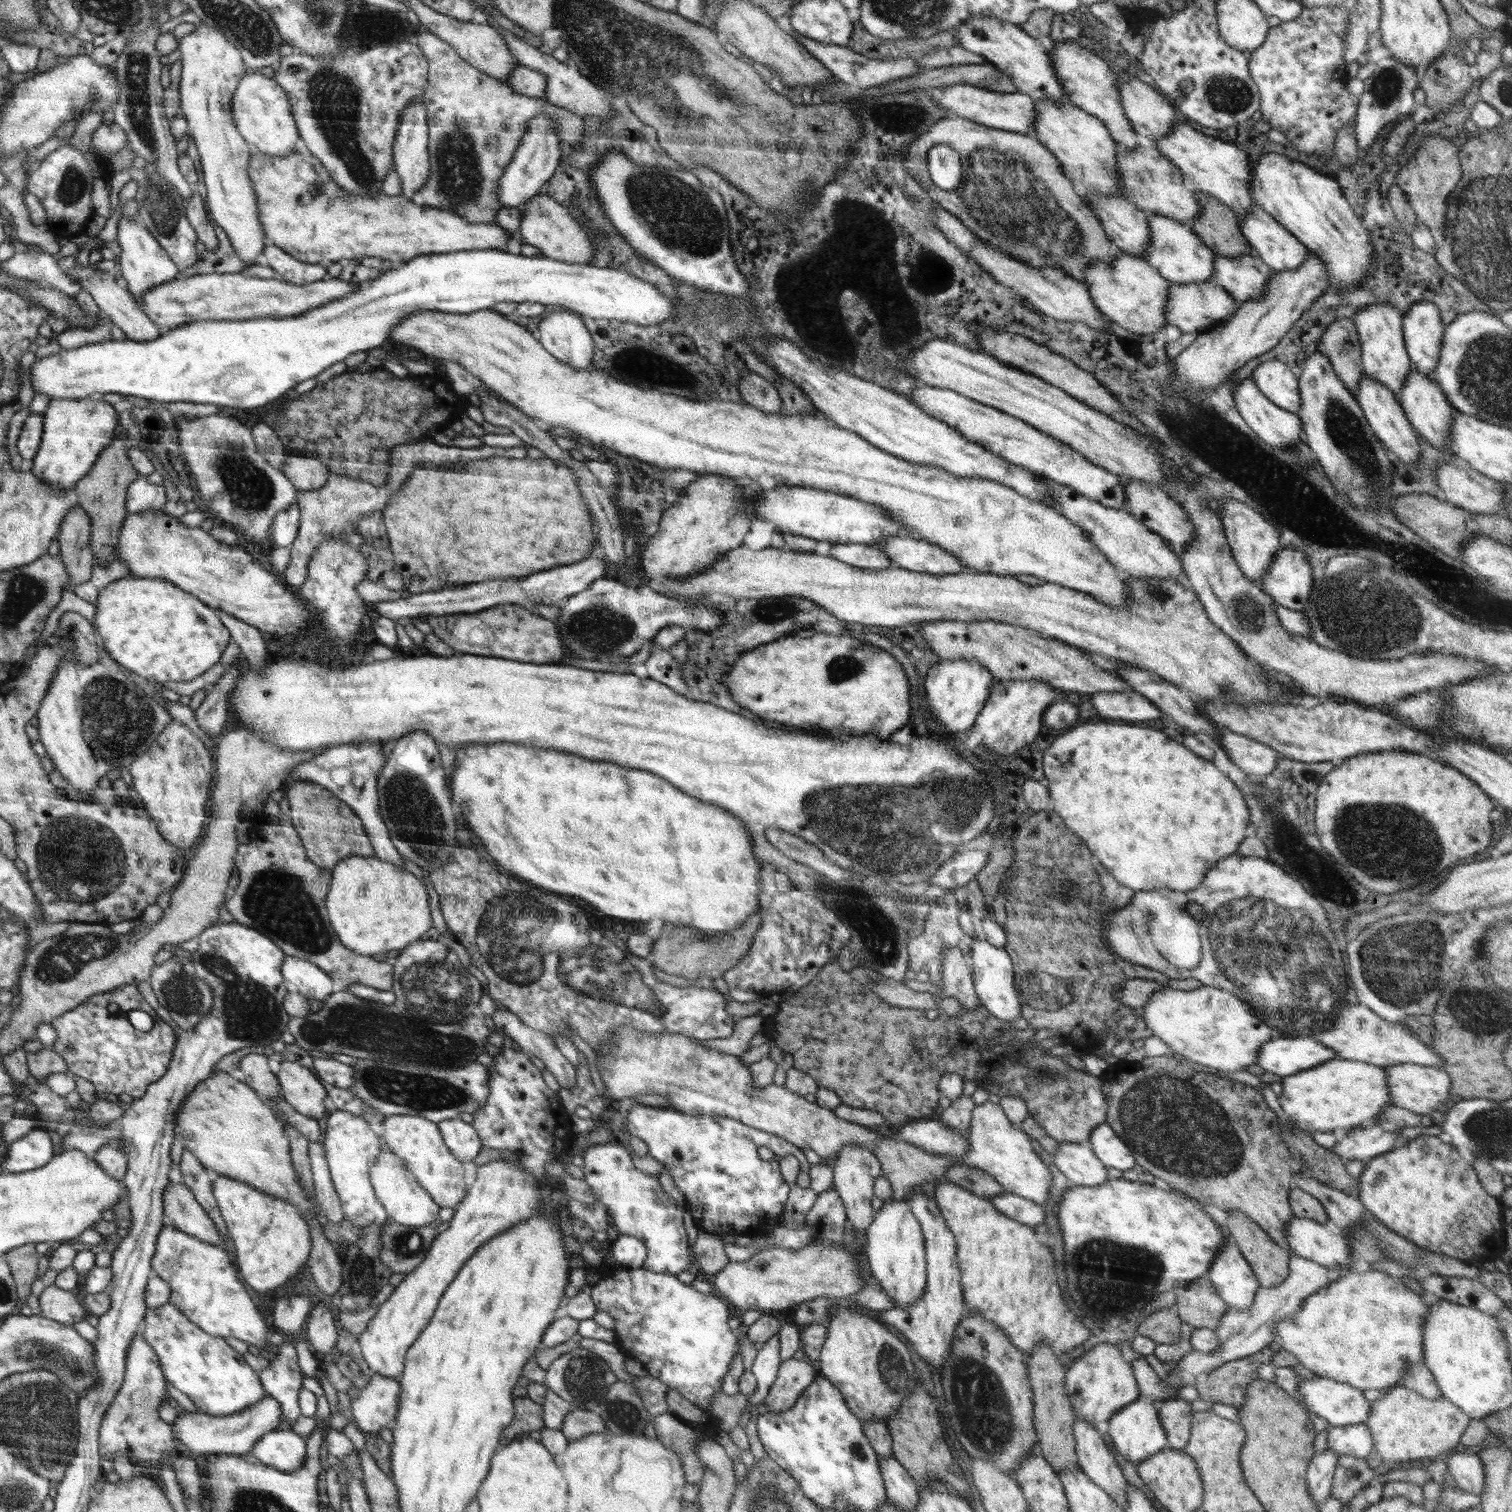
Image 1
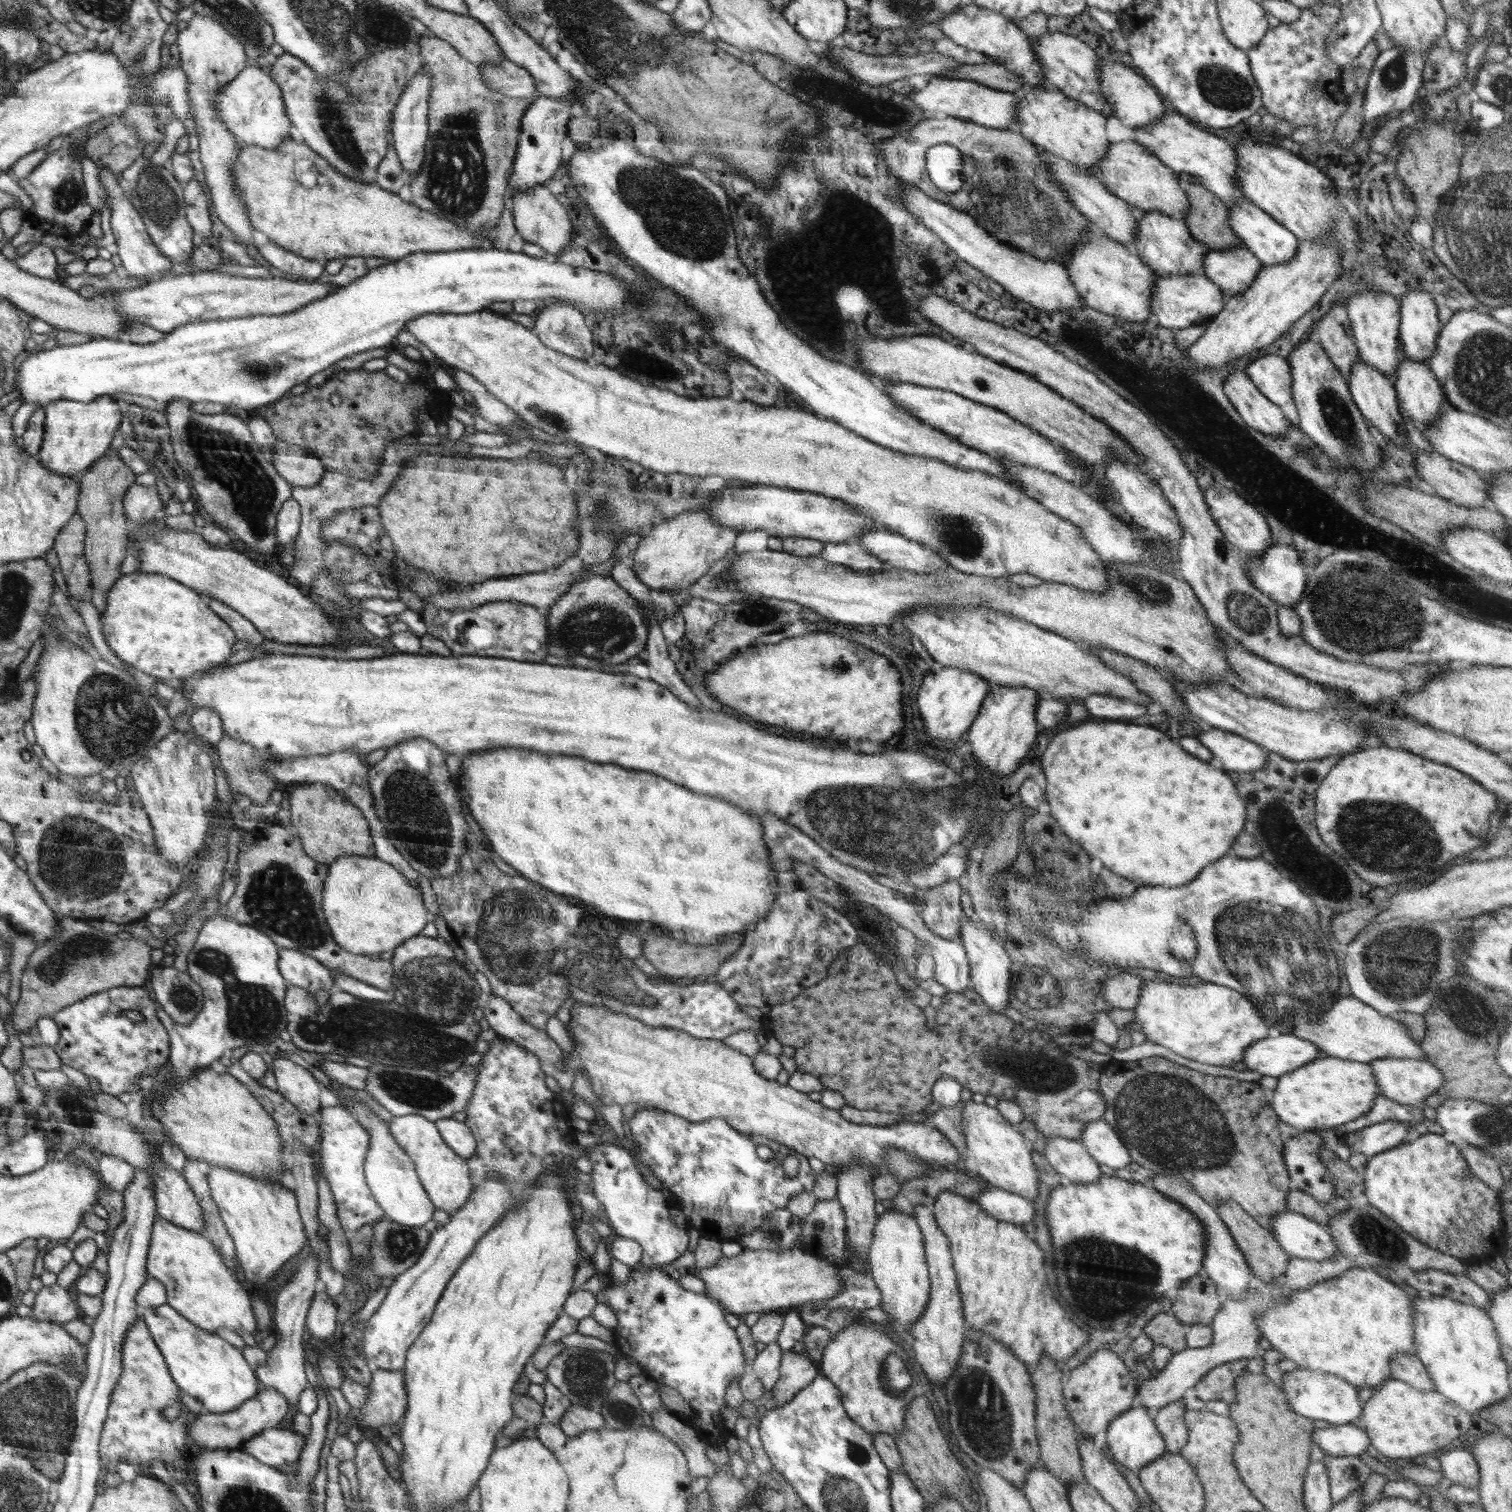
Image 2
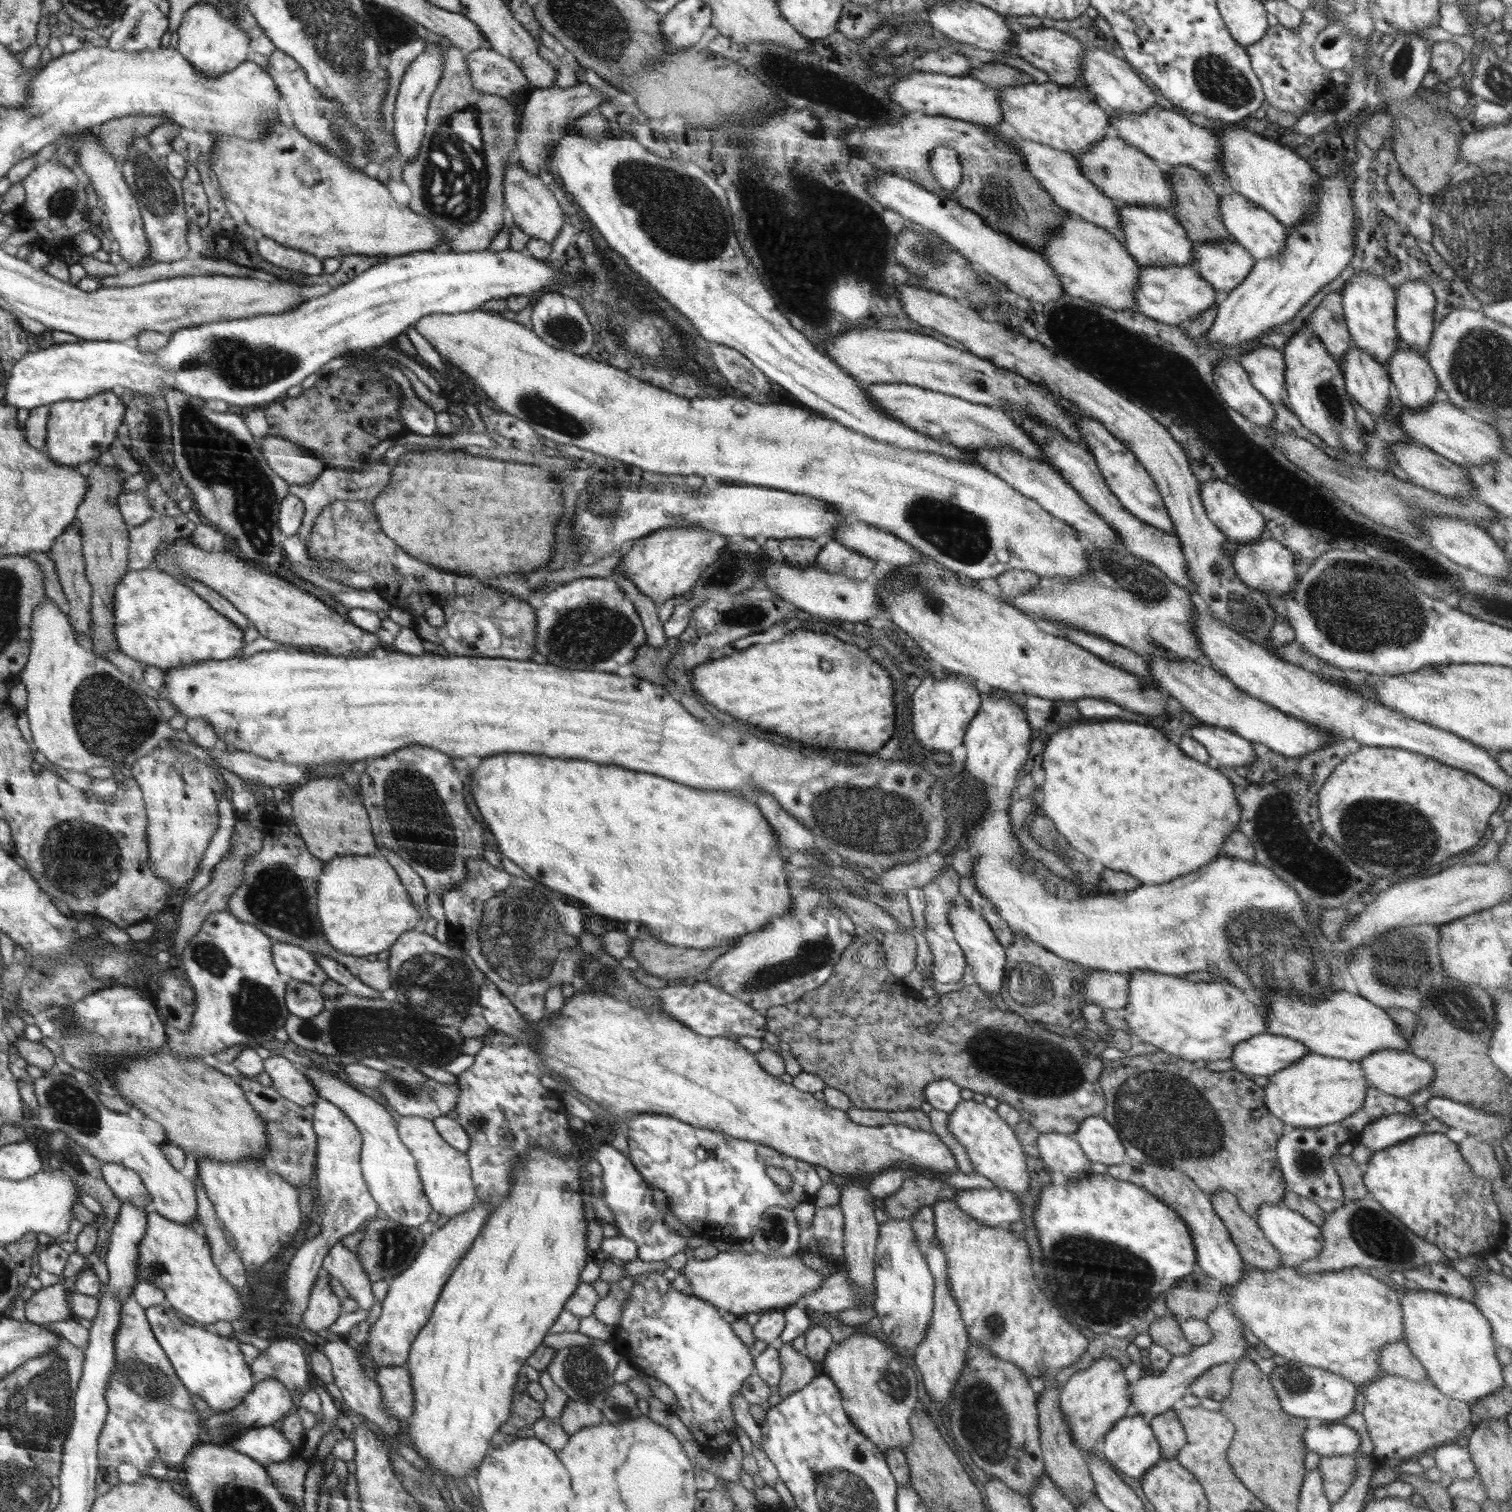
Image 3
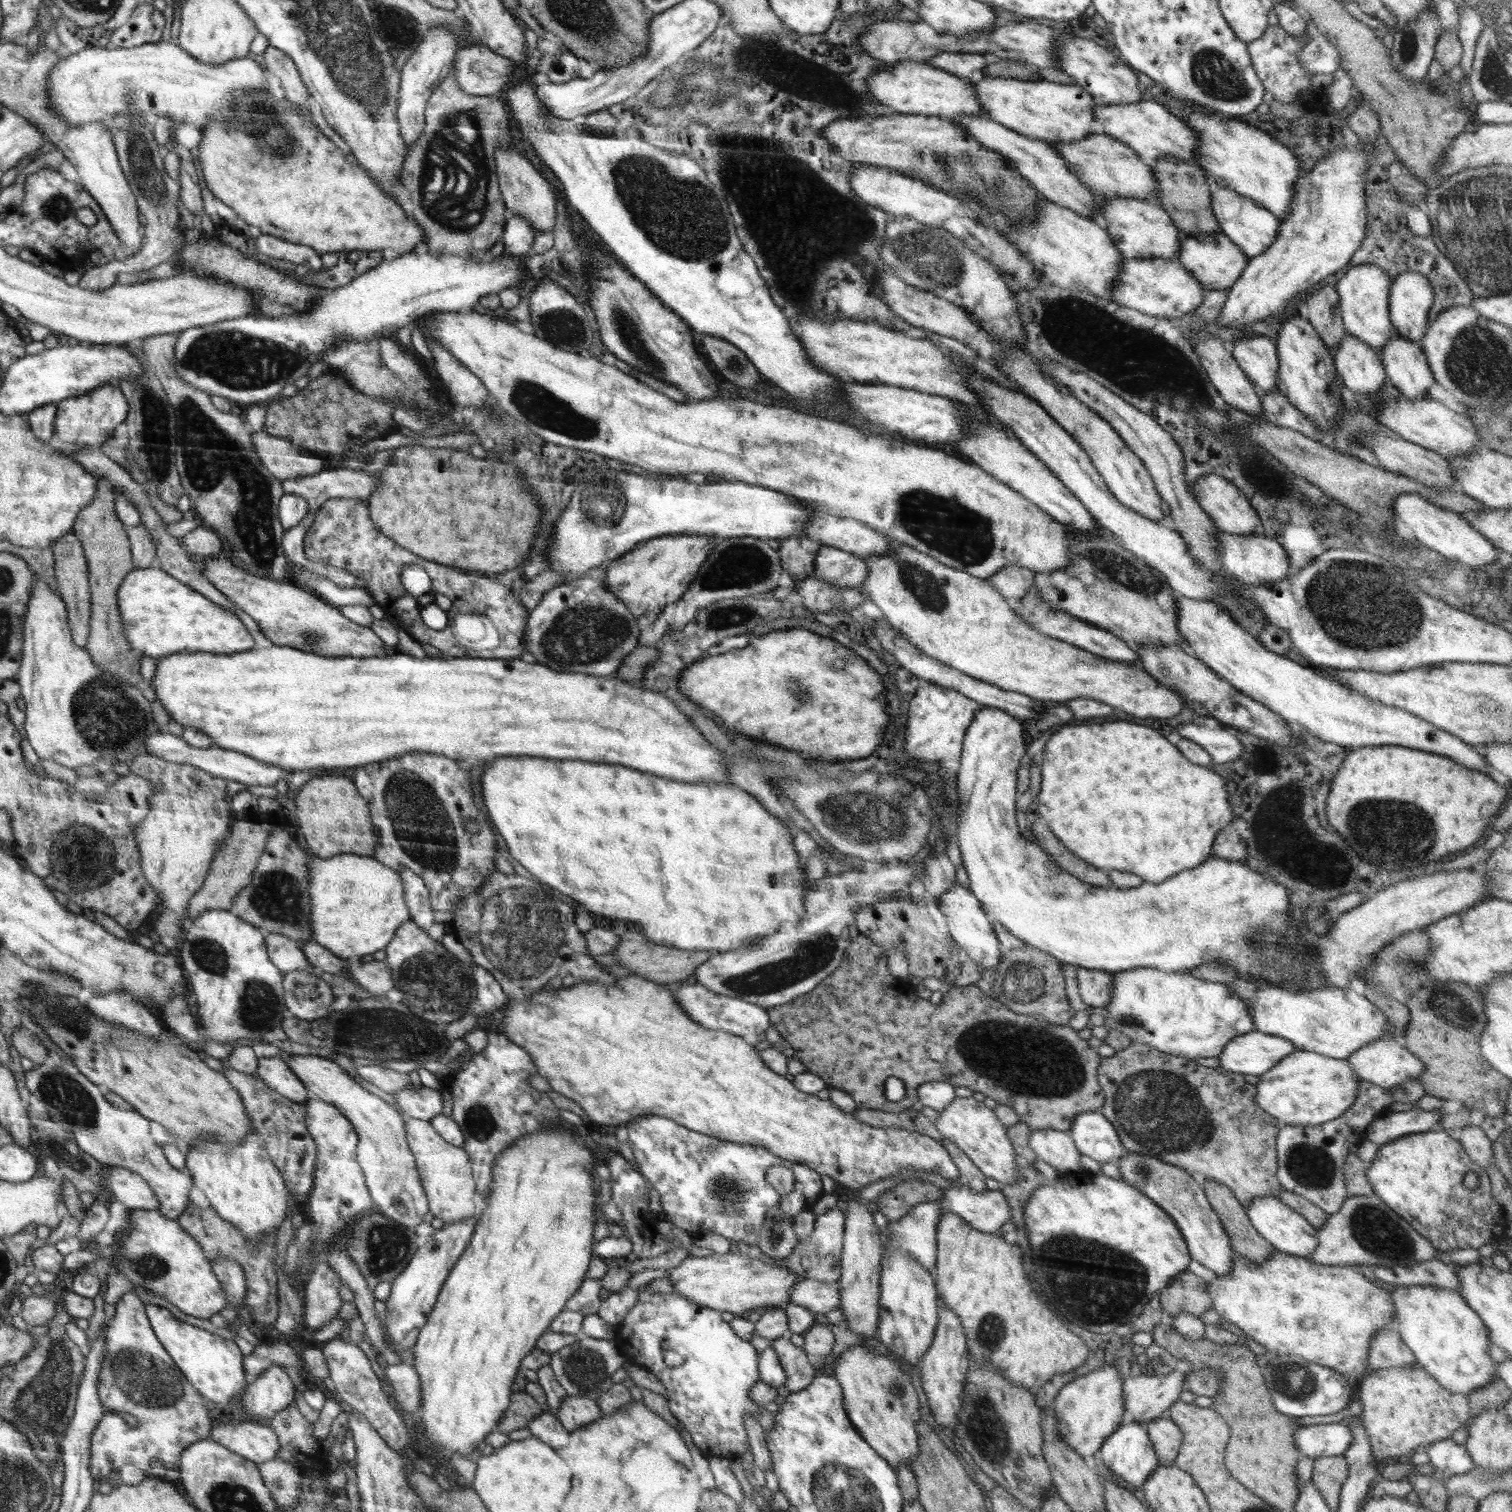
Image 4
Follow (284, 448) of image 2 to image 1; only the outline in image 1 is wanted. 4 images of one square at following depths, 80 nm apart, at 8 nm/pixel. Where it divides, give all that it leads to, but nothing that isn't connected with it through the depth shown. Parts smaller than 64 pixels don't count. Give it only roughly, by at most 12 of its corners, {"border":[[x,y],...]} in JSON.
{"border":[[286,456],[281,472],[300,492],[324,486],[315,456]]}

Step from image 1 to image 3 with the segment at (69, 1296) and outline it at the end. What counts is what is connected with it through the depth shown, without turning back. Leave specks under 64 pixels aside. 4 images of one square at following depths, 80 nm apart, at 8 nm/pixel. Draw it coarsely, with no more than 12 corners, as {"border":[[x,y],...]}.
{"border":[[60,1283],[42,1287],[25,1302],[28,1322],[75,1318]]}

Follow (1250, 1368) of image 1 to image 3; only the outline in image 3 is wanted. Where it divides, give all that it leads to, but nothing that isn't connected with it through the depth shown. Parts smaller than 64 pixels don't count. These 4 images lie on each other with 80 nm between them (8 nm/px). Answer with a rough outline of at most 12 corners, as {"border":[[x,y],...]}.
{"border":[[1237,1361],[1210,1367],[1185,1394],[1222,1401],[1231,1389]]}

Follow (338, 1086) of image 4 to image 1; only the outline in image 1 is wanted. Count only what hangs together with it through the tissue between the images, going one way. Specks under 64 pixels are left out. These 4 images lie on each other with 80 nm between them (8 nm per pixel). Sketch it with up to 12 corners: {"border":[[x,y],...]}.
{"border":[[383,1142],[370,1182],[390,1221],[429,1225],[437,1202]]}

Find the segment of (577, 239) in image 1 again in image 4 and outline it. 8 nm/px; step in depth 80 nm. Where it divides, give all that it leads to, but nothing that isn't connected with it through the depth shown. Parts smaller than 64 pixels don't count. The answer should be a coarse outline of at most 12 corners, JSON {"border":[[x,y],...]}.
{"border":[[496,150],[505,205],[553,232],[550,184],[518,150]]}

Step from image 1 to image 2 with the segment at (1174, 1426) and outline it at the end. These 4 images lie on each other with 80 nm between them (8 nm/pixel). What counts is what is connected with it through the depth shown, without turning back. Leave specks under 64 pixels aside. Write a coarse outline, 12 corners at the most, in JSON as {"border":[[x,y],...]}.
{"border":[[1183,1399],[1168,1404],[1153,1418],[1166,1443],[1178,1453],[1188,1429]]}

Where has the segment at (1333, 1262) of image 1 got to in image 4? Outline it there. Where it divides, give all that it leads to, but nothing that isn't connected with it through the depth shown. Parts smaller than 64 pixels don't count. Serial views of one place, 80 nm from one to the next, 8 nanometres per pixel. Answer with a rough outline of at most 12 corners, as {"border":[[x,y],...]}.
{"border":[[1277,1198],[1245,1211],[1258,1234],[1290,1256],[1308,1258],[1316,1227]]}

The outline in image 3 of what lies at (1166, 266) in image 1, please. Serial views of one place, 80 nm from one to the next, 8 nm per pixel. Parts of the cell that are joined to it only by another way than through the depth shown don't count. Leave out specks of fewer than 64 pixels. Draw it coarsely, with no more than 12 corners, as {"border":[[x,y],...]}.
{"border":[[1122,203],[1123,246],[1142,267],[1193,264],[1171,212]]}

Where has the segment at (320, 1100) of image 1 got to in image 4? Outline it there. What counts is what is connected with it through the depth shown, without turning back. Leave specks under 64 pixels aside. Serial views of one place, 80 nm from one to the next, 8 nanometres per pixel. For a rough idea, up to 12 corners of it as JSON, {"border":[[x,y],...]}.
{"border":[[276,1055],[259,1060],[266,1086],[304,1103],[304,1083]]}

